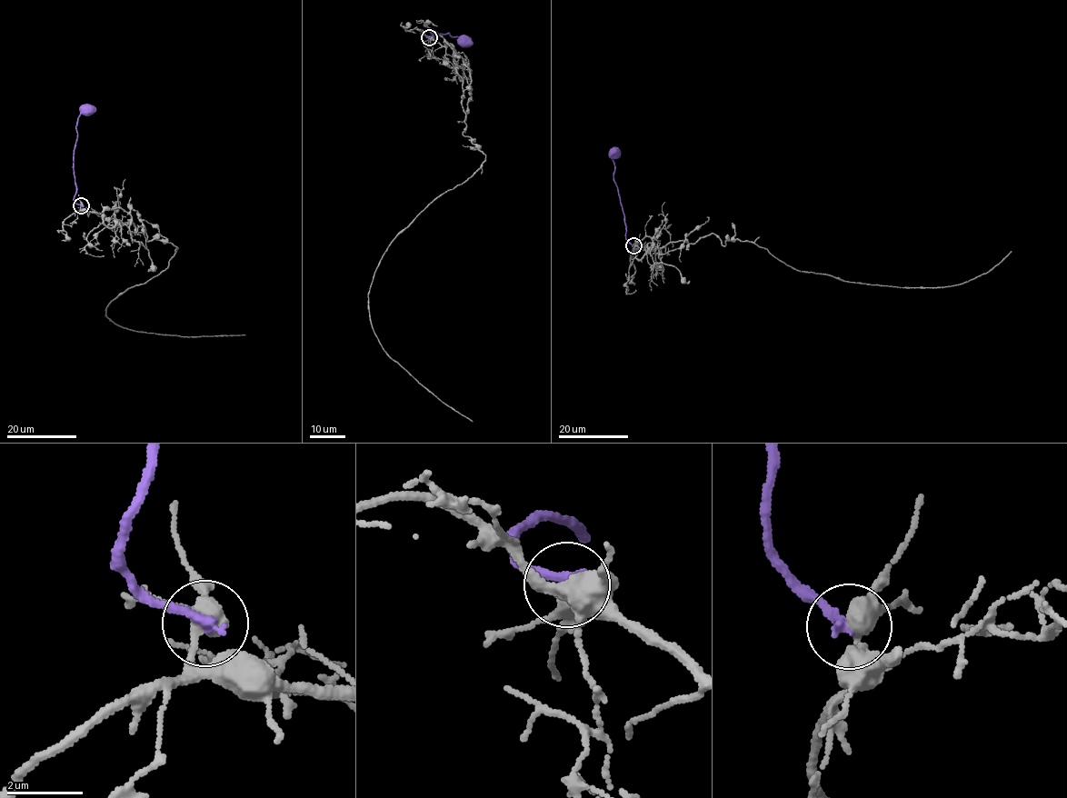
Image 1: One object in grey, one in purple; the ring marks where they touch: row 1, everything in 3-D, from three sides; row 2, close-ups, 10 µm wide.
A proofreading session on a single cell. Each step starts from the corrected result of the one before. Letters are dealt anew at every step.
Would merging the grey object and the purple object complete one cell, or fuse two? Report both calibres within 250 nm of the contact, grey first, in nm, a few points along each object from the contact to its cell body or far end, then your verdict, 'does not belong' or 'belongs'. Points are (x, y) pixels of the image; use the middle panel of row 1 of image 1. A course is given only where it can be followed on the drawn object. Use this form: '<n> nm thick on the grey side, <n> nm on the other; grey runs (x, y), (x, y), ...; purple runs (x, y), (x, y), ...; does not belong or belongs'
380 nm thick on the grey side, 260 nm on the other; grey runs (429, 36), (463, 80), (463, 134), (485, 161), (392, 242), (370, 288), (369, 316), (383, 351), (472, 422); purple runs (429, 36), (424, 33), (428, 31), (433, 34), (449, 33), (453, 37), (463, 40); does not belong

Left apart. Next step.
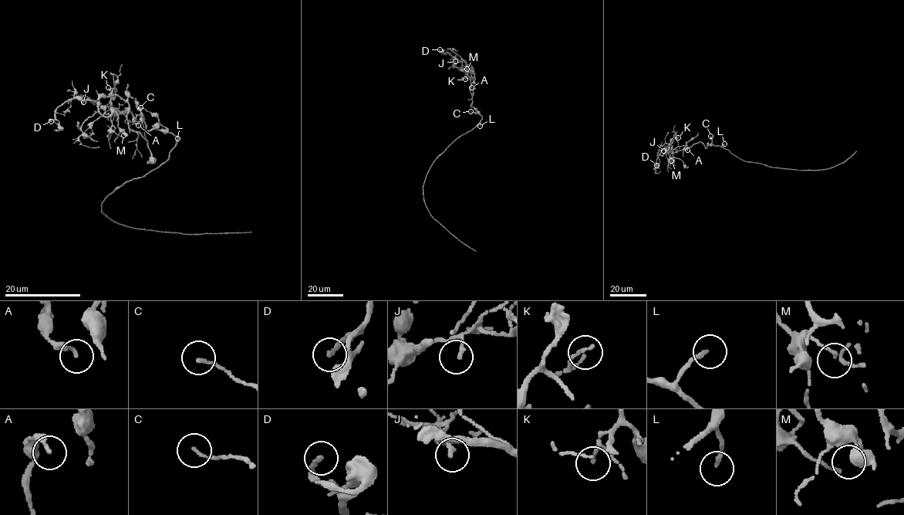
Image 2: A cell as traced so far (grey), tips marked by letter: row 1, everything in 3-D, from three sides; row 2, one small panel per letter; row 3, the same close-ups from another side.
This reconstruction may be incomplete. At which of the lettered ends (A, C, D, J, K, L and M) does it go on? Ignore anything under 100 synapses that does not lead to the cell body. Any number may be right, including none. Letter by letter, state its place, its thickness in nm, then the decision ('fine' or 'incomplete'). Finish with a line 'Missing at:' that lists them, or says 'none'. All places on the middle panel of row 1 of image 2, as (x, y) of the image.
A: place (471, 87); calibre 170 nm; fine
C: place (470, 111); calibre 110 nm; fine
D: place (440, 49); calibre 190 nm; incomplete
J: place (455, 61); calibre 150 nm; fine
K: place (465, 79); calibre 80 nm; fine
L: place (480, 126); calibre 160 nm; fine
M: place (467, 69); calibre 80 nm; fine
Missing at: D

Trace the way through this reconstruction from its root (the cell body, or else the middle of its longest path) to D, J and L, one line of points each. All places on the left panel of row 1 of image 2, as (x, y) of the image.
D: (159, 167), (179, 139), (146, 131), (143, 114), (110, 115), (99, 103), (73, 98), (51, 121)
J: (159, 167), (175, 136), (146, 131), (143, 114), (110, 115), (84, 95), (83, 102)
L: (159, 167), (166, 162), (177, 138)

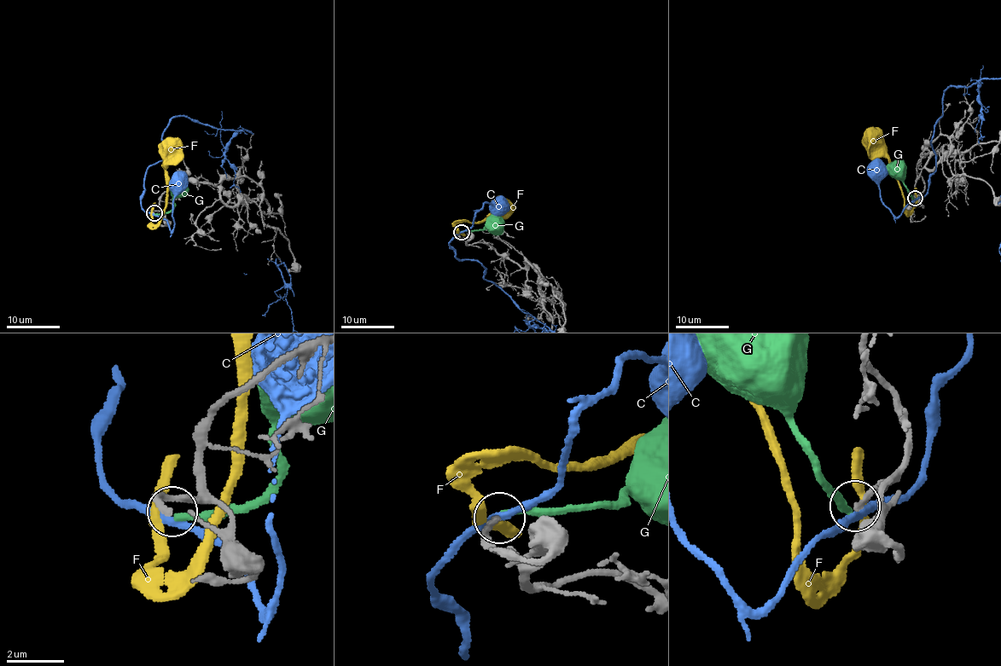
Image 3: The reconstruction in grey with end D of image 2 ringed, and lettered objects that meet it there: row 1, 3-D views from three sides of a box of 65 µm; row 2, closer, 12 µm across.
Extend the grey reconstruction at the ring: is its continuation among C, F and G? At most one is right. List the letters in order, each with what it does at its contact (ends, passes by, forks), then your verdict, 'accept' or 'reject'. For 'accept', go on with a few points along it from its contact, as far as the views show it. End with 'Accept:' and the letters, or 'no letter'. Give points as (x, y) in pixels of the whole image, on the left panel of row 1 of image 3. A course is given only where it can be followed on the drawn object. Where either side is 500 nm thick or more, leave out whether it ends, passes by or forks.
C: it passes by; reject
F: it passes by; reject
G: it ends there; reject
Accept: no letter

